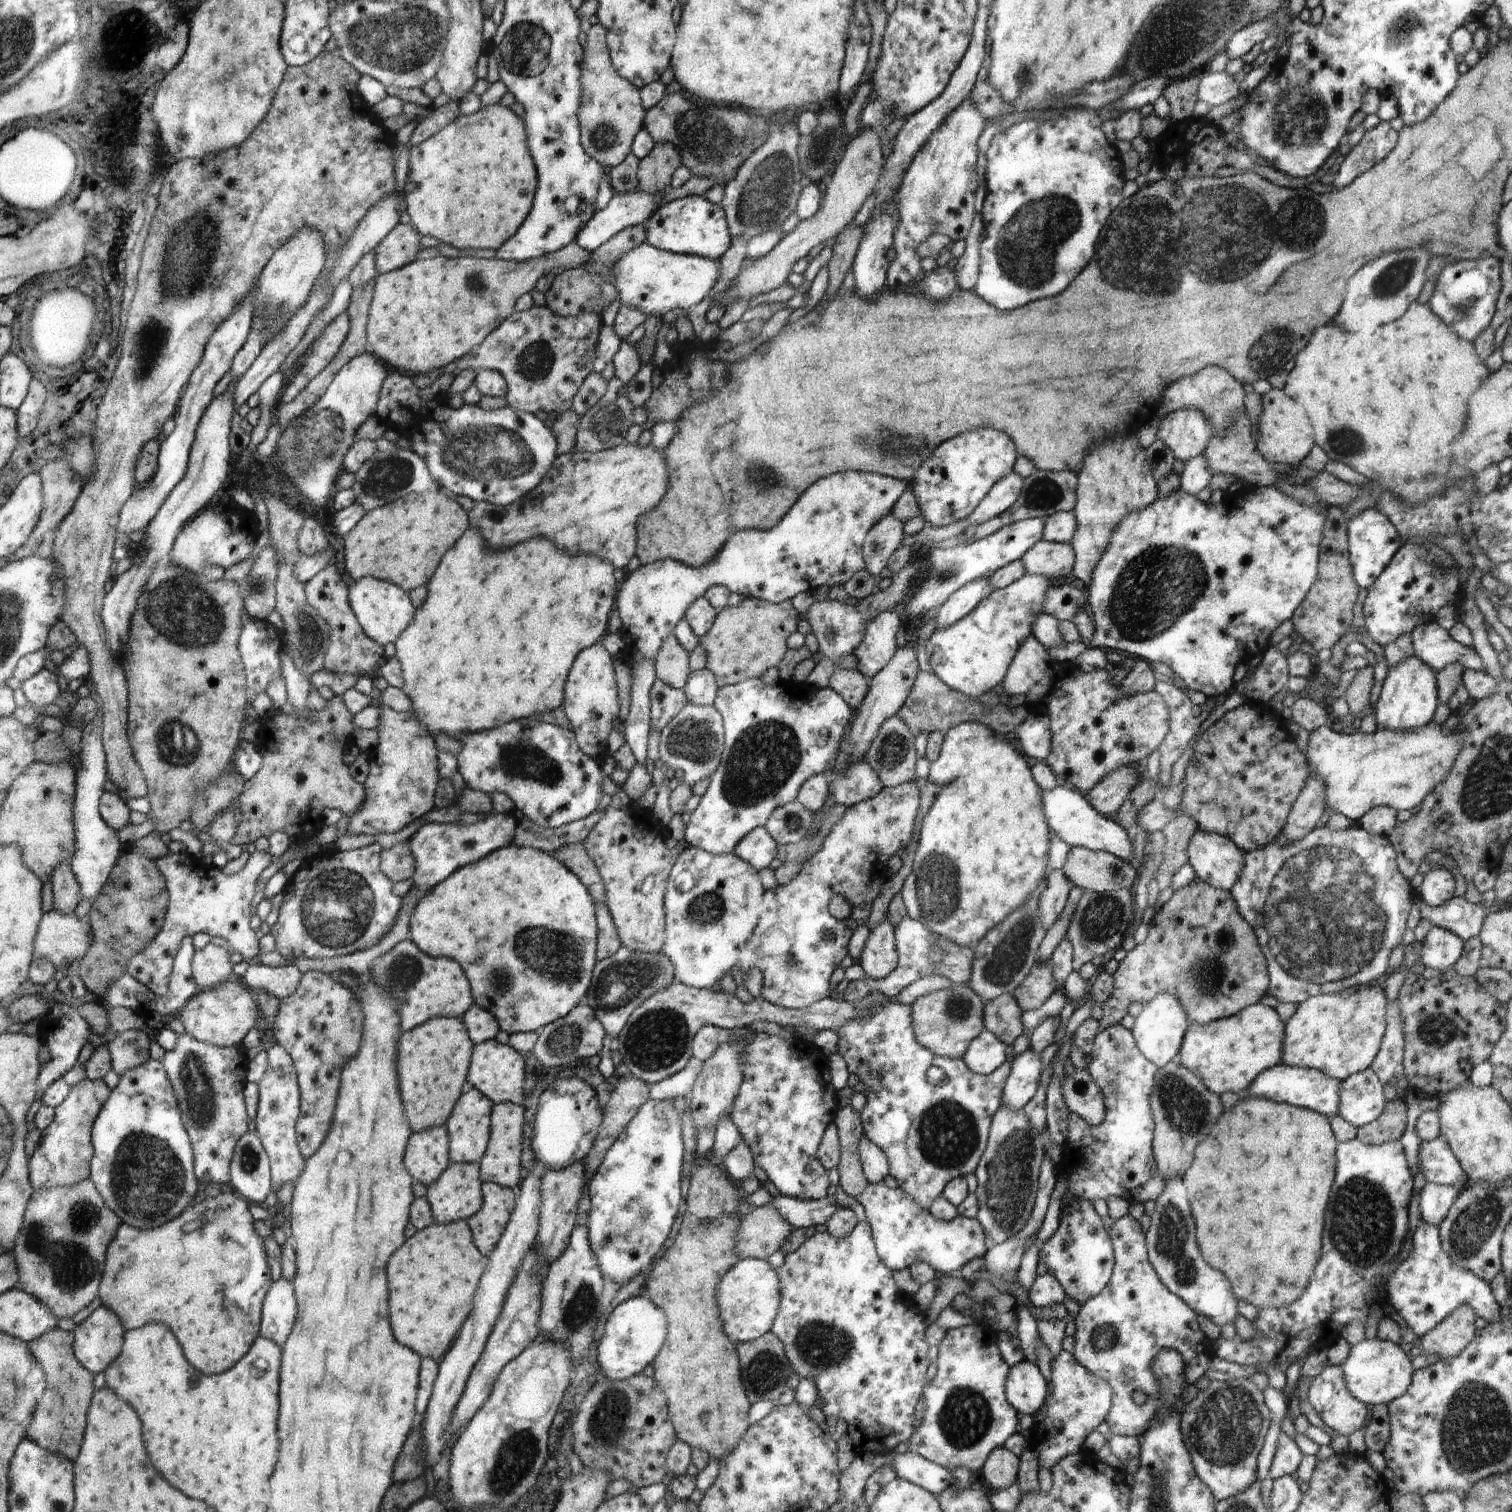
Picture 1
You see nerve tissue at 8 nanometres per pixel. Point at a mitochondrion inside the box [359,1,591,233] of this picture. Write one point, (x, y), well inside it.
(525, 52)

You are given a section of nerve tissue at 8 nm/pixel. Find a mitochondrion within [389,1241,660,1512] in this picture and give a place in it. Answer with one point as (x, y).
(514, 1460)

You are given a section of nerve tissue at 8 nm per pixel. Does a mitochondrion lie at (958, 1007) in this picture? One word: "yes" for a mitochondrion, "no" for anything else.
yes

